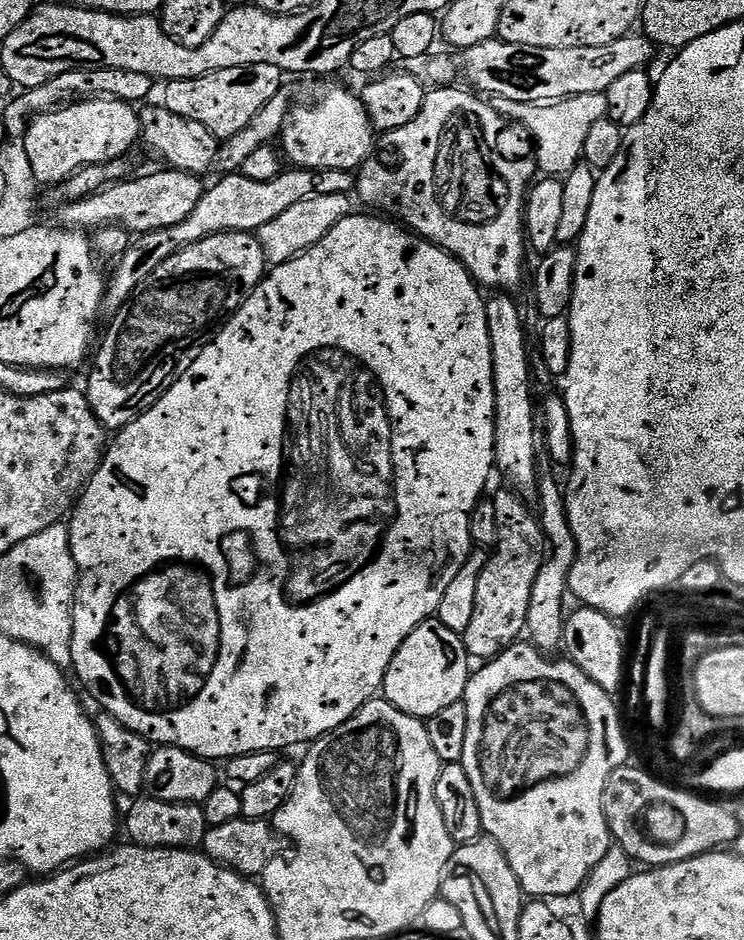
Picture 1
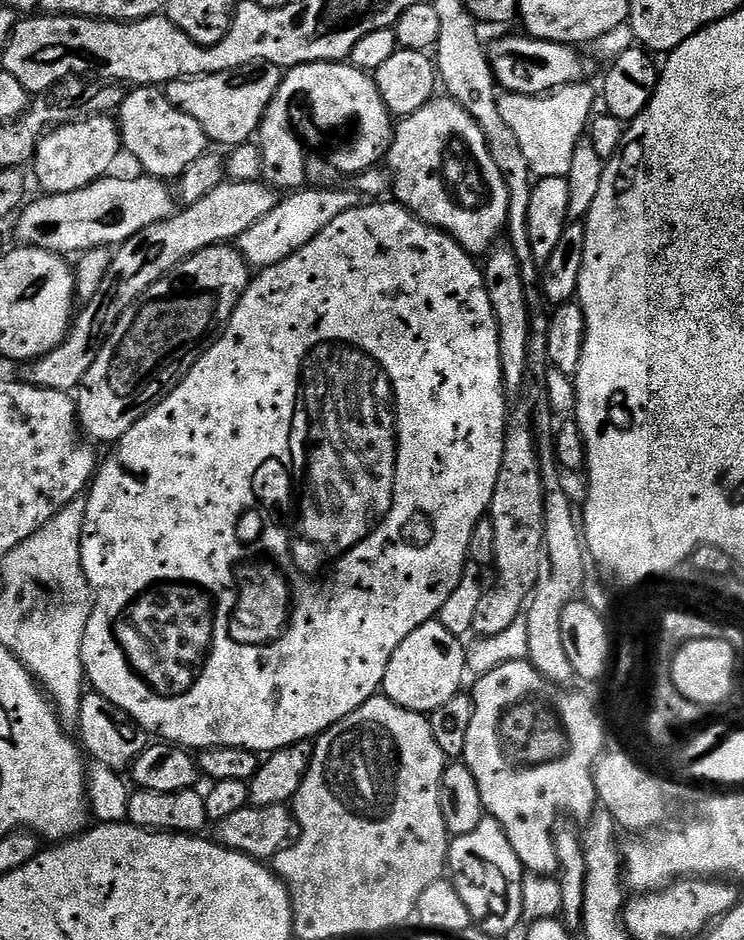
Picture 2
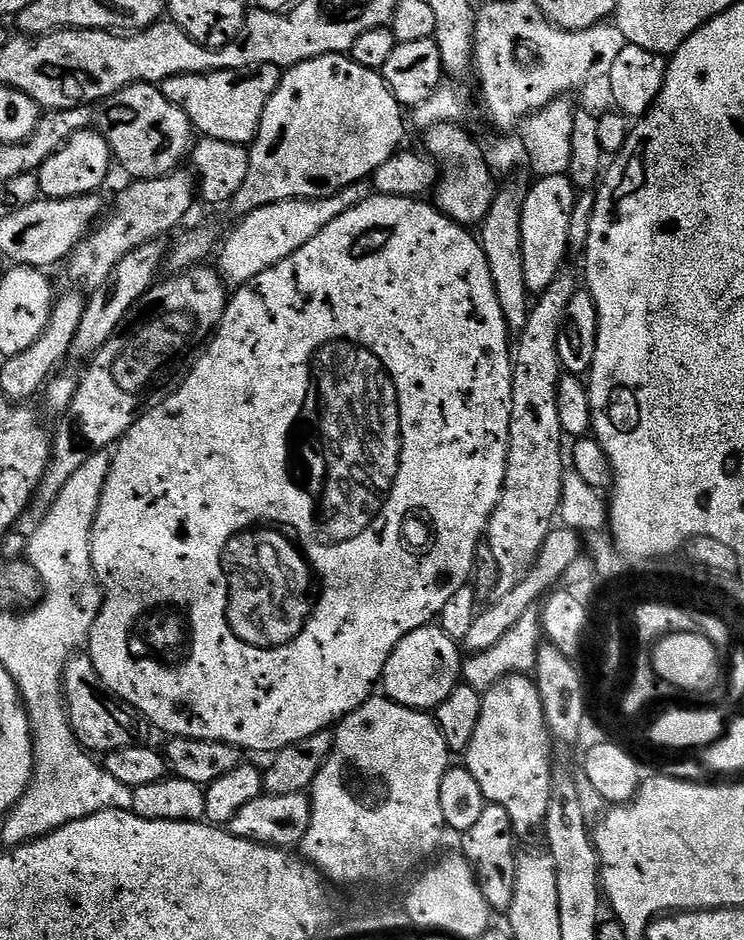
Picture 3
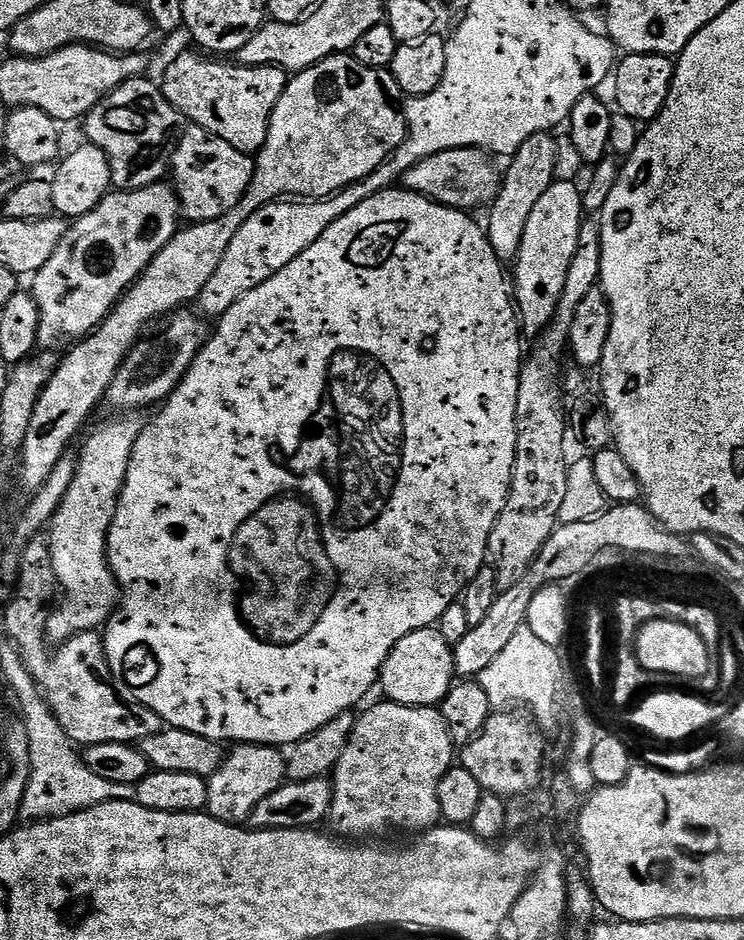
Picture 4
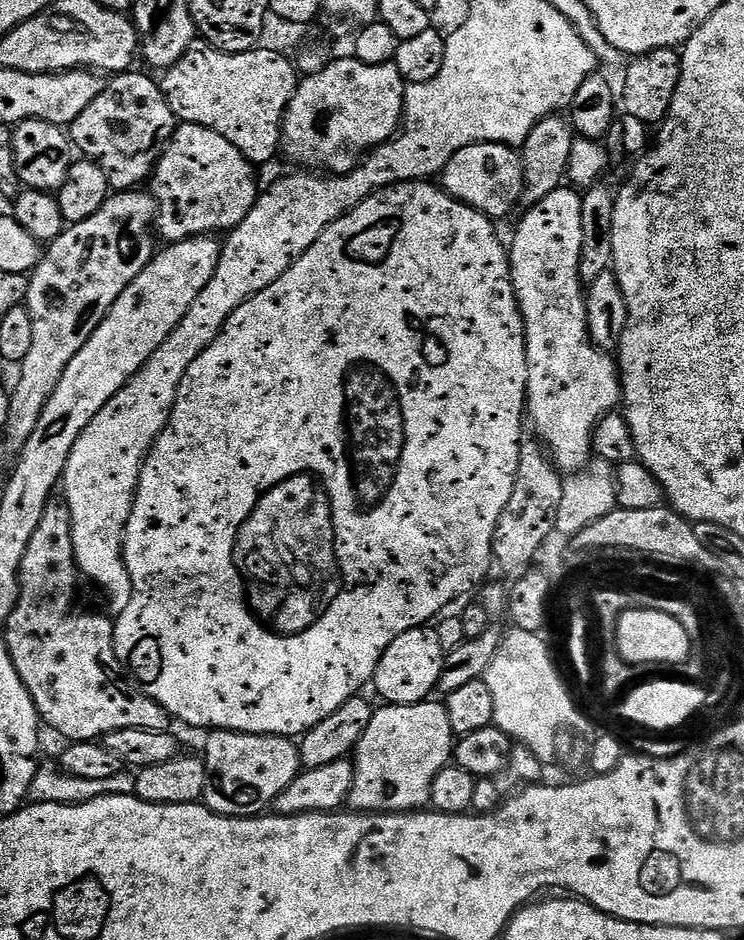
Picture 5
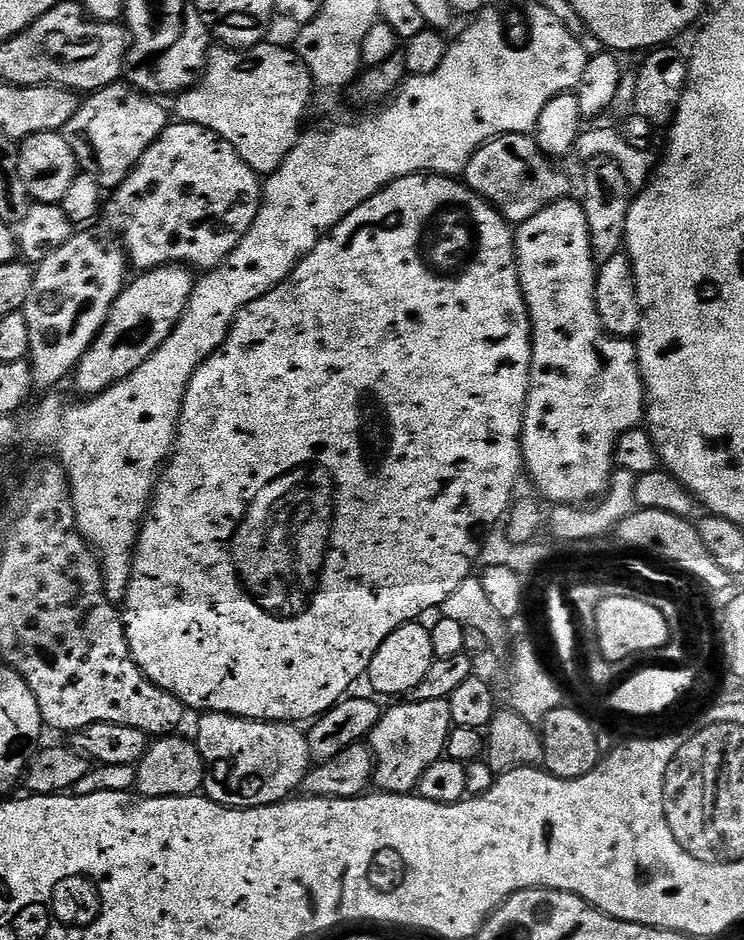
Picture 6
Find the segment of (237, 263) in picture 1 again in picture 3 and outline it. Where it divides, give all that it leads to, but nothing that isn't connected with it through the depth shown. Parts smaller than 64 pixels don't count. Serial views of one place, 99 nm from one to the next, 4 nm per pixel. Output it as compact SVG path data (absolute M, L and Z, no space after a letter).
M197 266L183 271L176 275L178 277L174 280L168 280L165 284L157 283L152 291L140 301L131 319L96 353L90 364L92 369L84 380L82 378L79 381L76 394L72 399L70 409L72 417L68 420L68 426L60 433L55 433L52 461L48 464L48 470L42 482L36 488L36 495L33 496L30 507L20 515L15 529L9 532L2 542L2 548L10 559L16 560L19 556L21 559L25 555L28 539L38 530L38 526L52 509L52 503L62 494L66 482L70 482L70 478L74 478L74 474L78 474L78 470L86 463L86 458L90 458L94 452L111 449L113 445L123 440L130 426L134 426L134 422L141 420L152 408L166 402L166 398L173 396L184 383L190 371L190 365L201 355L206 341L220 327L230 299L224 277L215 267L208 267Z

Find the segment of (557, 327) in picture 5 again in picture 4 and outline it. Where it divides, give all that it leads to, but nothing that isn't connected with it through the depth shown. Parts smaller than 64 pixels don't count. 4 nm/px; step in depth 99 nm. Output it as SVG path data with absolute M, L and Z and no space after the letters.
M570 180L552 181L550 190L538 198L534 210L530 213L530 222L526 222L526 230L522 234L522 246L518 250L514 261L516 267L516 280L514 276L514 300L518 305L518 319L522 325L525 337L535 338L543 332L544 328L554 318L558 302L566 286L566 273L570 270L570 262L574 258L574 250L578 250L578 230L581 220L586 213L583 206L581 189Z

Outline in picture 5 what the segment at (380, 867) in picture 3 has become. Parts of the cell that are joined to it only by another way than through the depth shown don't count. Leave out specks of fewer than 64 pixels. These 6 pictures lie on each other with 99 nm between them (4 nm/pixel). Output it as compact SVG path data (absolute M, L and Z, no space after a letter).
M443 703L389 704L373 711L370 726L358 742L352 765L354 786L348 795L348 804L358 812L414 812L431 805L434 778L443 768L449 767L454 756L454 737L450 718Z

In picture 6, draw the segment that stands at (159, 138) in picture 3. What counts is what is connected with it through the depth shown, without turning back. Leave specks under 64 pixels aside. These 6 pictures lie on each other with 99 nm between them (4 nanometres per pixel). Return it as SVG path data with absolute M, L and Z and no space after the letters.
M117 82L107 84L105 88L100 88L97 92L91 93L81 103L79 110L74 114L74 118L70 118L70 122L66 122L66 126L62 129L62 135L66 138L70 150L74 150L77 165L87 175L96 178L100 189L115 190L130 174L130 170L134 170L134 166L140 161L142 154L146 154L146 150L150 150L150 146L168 127L170 123L169 109L167 112L160 104L163 103L159 99L145 96L143 92L133 88L131 84Z

